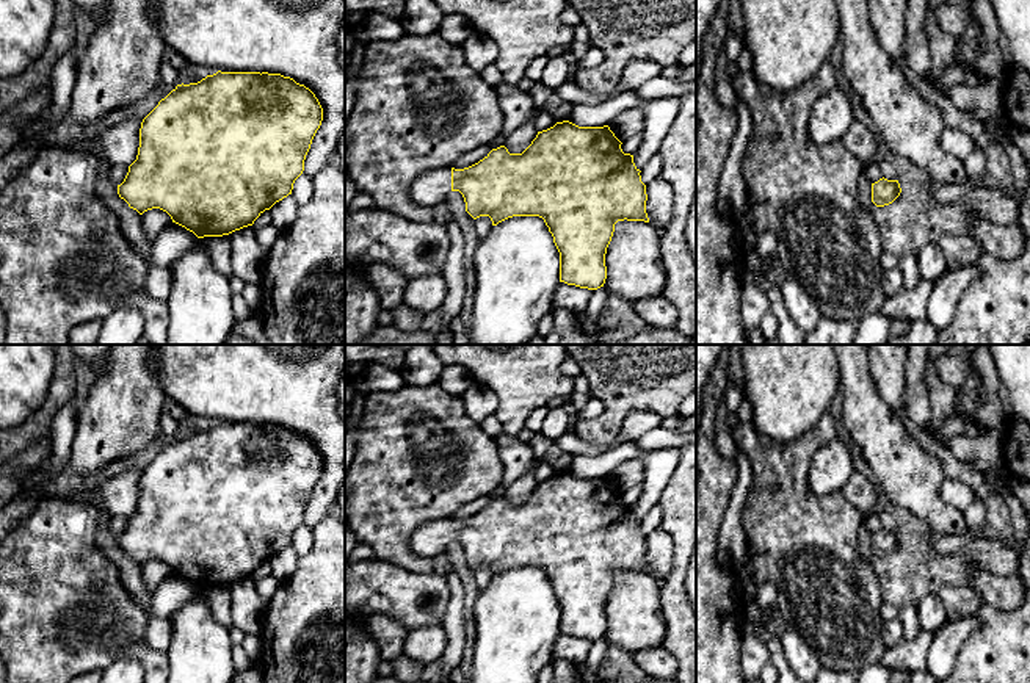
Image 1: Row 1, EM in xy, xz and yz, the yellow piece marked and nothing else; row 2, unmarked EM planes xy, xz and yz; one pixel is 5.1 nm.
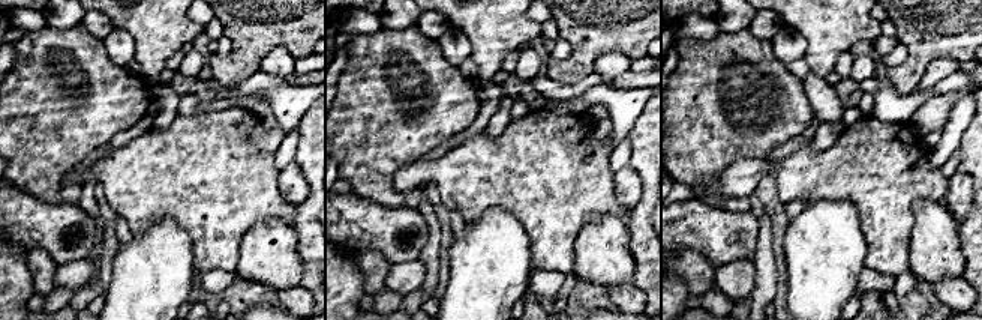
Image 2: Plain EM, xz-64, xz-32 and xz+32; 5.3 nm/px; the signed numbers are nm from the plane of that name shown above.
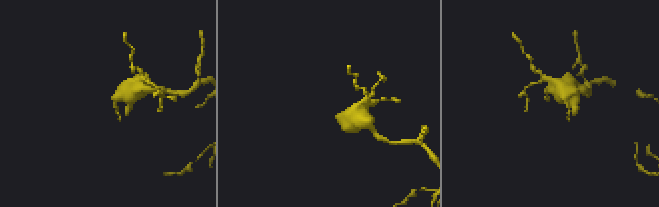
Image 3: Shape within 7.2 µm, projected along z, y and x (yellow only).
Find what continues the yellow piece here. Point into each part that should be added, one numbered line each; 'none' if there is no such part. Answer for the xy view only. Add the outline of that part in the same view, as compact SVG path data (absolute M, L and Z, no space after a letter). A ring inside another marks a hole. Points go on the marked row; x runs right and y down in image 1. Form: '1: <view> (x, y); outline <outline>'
none

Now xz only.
1: xz (430, 188); outline M452 168L428 171L419 175L409 186L409 196L415 205L434 207L452 193Z

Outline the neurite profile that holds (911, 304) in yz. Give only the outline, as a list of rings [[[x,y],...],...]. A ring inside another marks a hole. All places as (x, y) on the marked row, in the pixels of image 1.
[[[922,279],[917,287],[901,290],[892,298],[886,298],[881,313],[892,321],[905,318],[911,323],[927,318],[927,304],[936,280]]]

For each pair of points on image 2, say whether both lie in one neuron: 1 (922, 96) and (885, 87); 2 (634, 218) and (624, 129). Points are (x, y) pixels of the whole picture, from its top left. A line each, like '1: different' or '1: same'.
1: same
2: different

